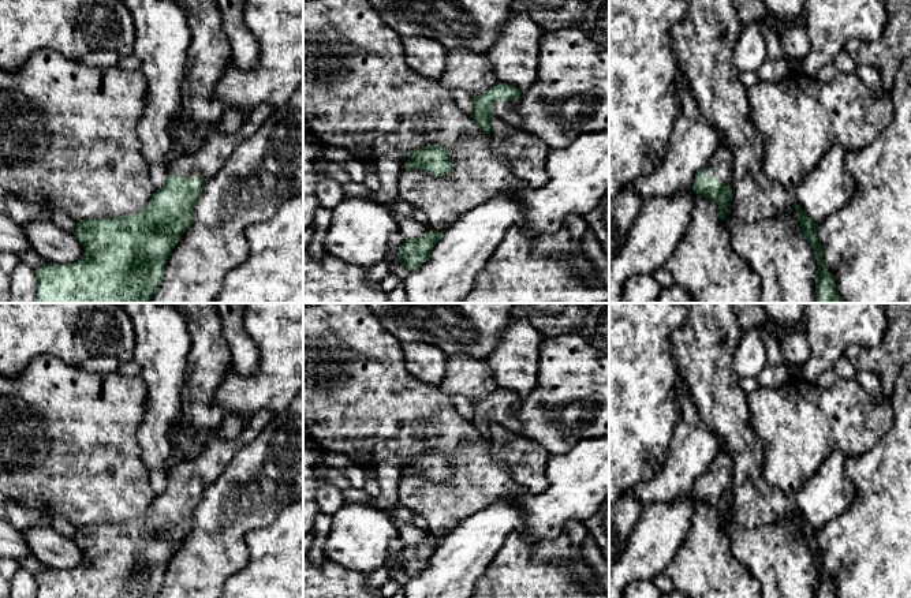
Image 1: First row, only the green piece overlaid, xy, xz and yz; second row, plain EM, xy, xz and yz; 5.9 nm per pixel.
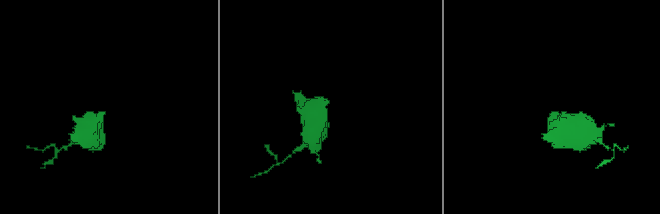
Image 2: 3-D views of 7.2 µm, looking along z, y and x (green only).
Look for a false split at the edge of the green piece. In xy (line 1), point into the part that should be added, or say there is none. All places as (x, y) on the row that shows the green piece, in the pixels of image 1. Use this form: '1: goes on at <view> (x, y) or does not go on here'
1: goes on at xy (206, 161)

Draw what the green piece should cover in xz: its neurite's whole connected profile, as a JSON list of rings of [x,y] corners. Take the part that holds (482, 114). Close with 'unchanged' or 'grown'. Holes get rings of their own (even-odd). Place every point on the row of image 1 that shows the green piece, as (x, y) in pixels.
[[[497,82],[483,94],[473,96],[473,120],[483,134],[490,132],[490,122],[500,119],[509,126],[520,128],[522,119],[518,112],[519,89]]]; grown

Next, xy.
[[[258,106],[246,115],[242,127],[234,134],[213,128],[195,153],[180,154],[169,162],[164,186],[156,190],[138,213],[76,223],[74,235],[83,246],[85,255],[74,264],[48,264],[37,269],[36,303],[150,303],[172,248],[193,224],[194,205],[205,183],[221,169],[238,145],[258,131],[273,111],[272,106]]]; grown

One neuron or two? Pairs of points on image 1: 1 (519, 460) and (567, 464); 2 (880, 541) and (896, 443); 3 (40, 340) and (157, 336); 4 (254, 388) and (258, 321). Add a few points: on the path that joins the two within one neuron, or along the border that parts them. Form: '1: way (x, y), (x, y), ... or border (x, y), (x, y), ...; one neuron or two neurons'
1: border (551, 456), (548, 486), (527, 490); two neurons
2: way (896, 516), (896, 467); one neuron
3: border (129, 317), (134, 331), (133, 358); two neurons
4: way (272, 376), (273, 339); one neuron

